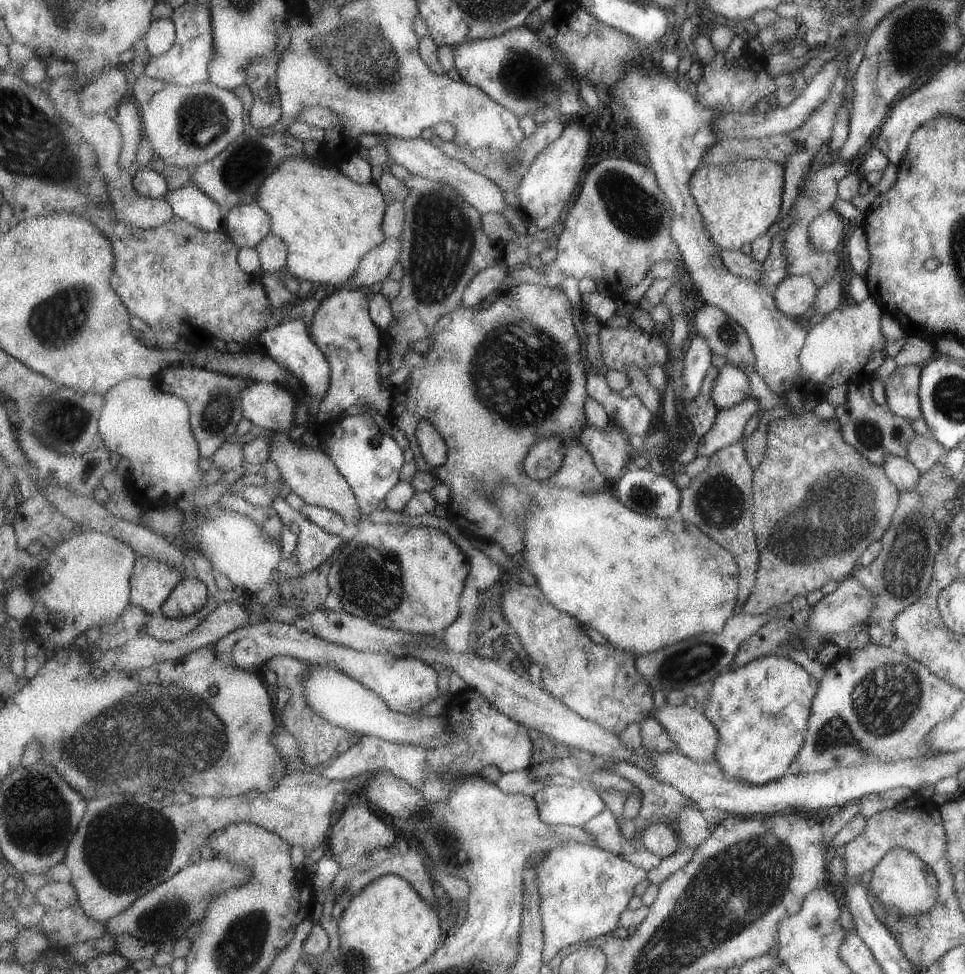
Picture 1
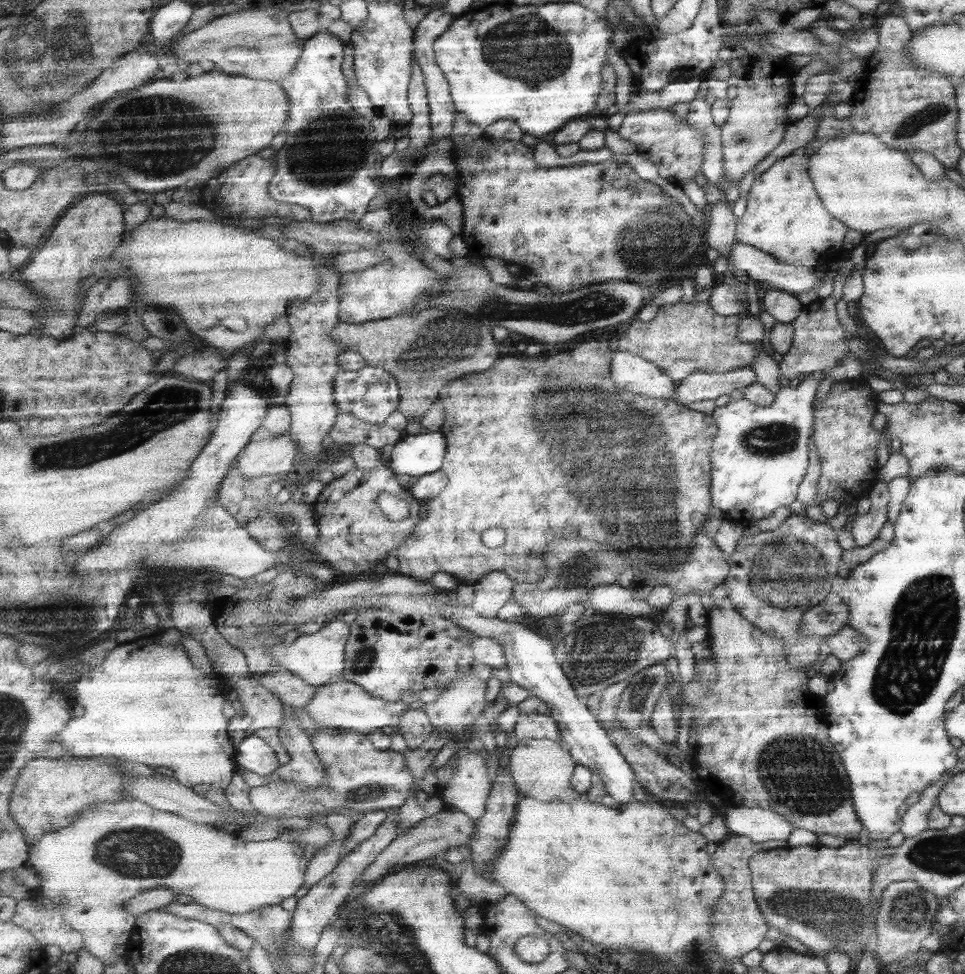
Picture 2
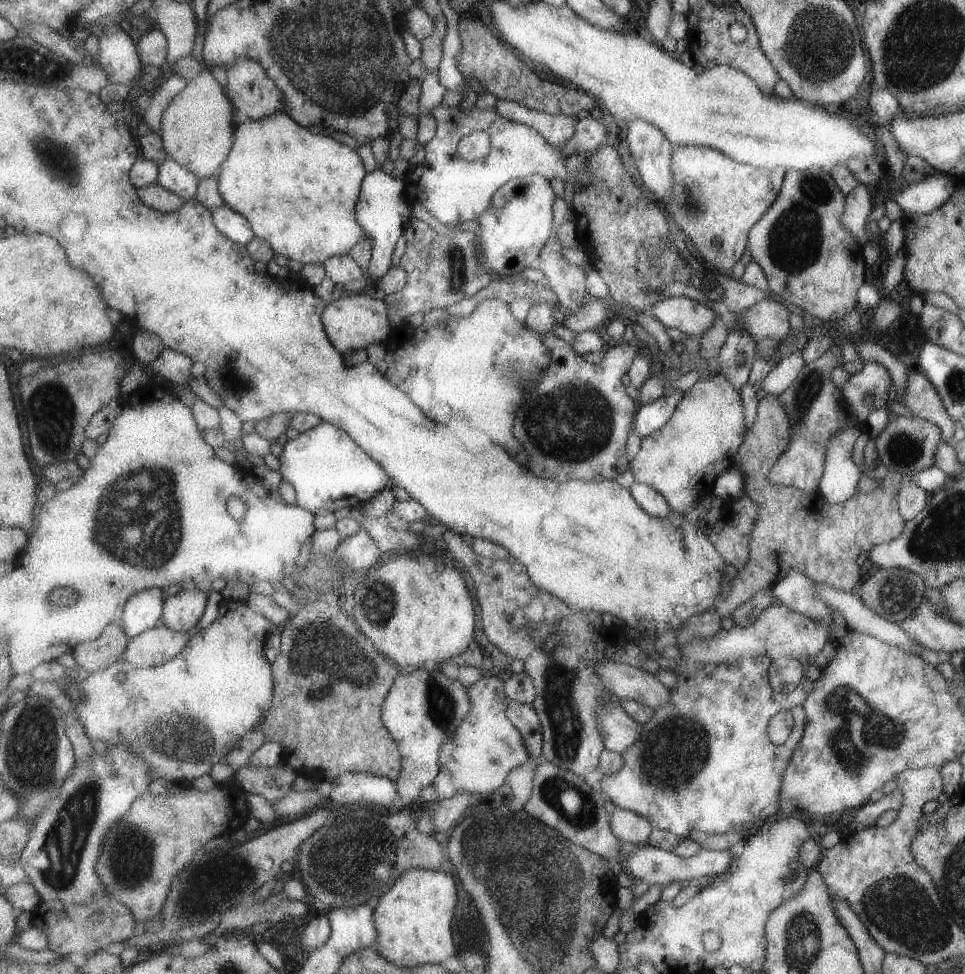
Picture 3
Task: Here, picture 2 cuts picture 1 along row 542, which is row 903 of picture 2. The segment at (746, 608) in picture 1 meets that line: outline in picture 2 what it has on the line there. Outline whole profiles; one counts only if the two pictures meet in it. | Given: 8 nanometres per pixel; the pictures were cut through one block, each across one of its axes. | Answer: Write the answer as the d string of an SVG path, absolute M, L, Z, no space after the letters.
M845 842L841 848L825 848L825 846L801 846L801 848L779 848L779 850L763 850L749 858L751 886L755 904L759 906L767 926L771 930L779 930L785 938L793 938L811 950L811 956L825 958L827 952L843 952L849 958L855 952L863 954L863 948L875 932L875 914L871 902L871 878L875 868L885 860L891 848L873 852L859 842Z

